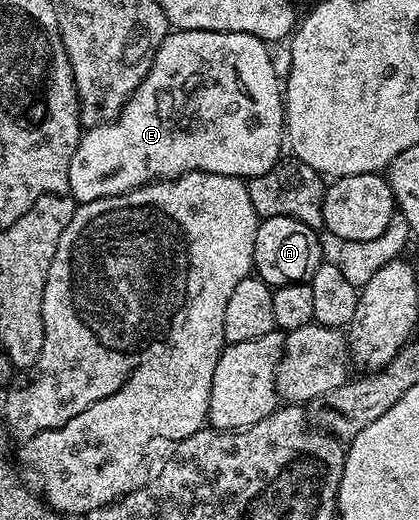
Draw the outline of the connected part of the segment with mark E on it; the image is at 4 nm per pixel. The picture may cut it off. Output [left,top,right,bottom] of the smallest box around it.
[68,29,284,203]

